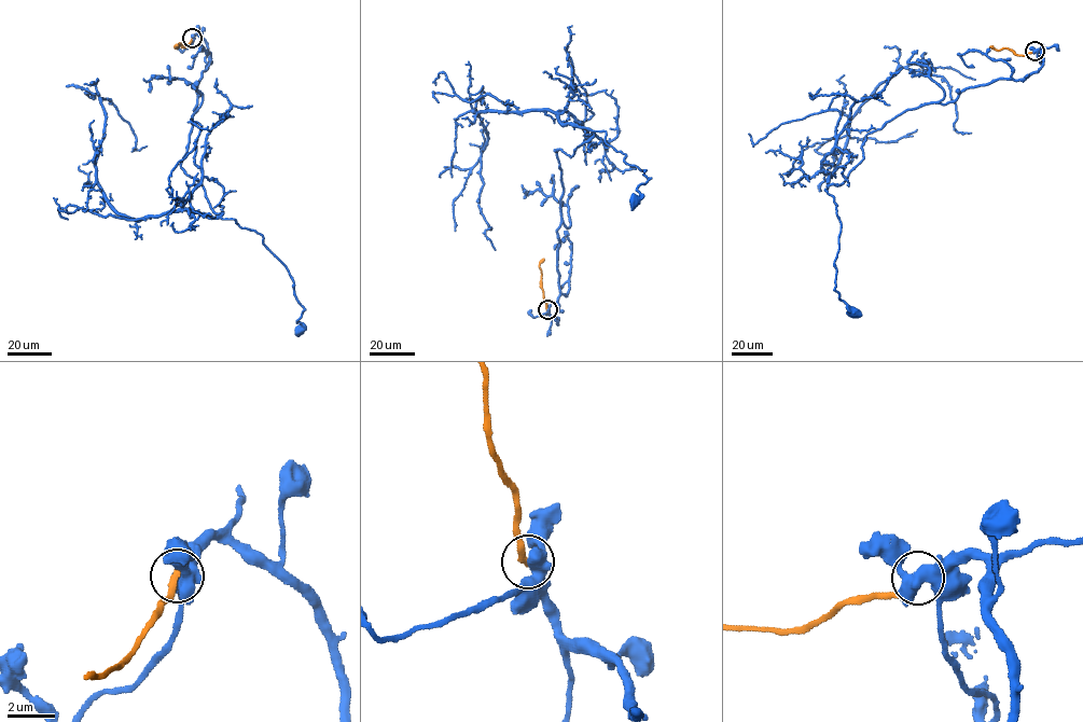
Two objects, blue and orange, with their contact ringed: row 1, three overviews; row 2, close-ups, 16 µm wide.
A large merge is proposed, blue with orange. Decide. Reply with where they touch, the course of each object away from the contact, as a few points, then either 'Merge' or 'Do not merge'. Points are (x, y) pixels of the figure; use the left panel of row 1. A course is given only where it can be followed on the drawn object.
Place: (192, 38). Course of blue: (193, 38), (205, 40), (208, 64), (180, 166), (214, 212), (255, 231), (286, 266), (304, 308), (299, 331). Course of orange: (192, 38), (184, 47), (179, 43), (177, 45). Merge

